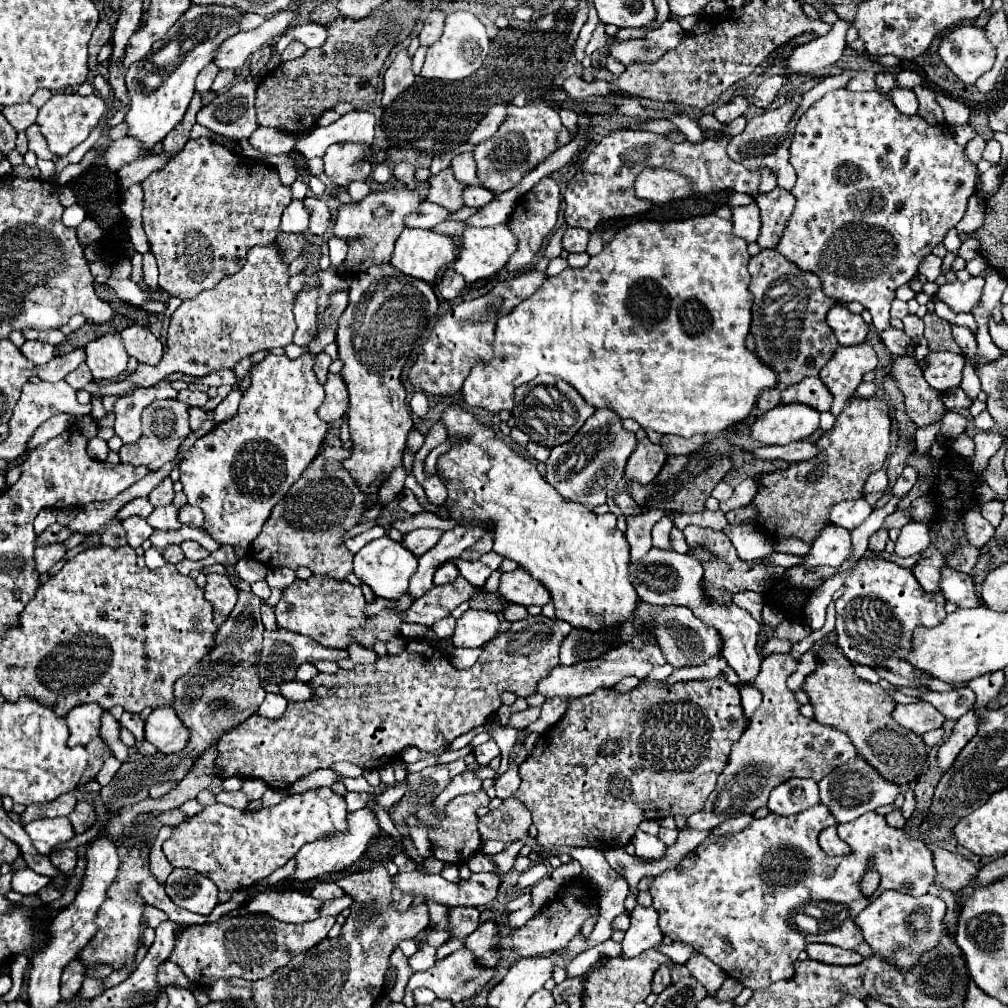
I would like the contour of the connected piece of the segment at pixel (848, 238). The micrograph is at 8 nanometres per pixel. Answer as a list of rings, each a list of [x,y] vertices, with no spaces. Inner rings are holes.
[[[839,88],[833,92],[827,92],[821,100],[817,100],[815,104],[811,104],[811,108],[799,118],[797,122],[797,132],[791,140],[791,148],[789,148],[789,162],[797,172],[797,184],[793,186],[793,196],[797,198],[793,216],[783,232],[783,238],[779,242],[779,252],[795,262],[799,268],[803,270],[811,270],[815,272],[821,282],[823,282],[823,290],[827,296],[835,298],[841,304],[849,304],[853,300],[861,302],[873,316],[873,326],[875,332],[881,340],[881,332],[887,330],[889,324],[889,306],[895,298],[895,290],[903,284],[907,284],[915,274],[917,274],[917,266],[923,260],[923,256],[927,256],[937,244],[943,242],[947,230],[951,226],[955,226],[965,212],[967,200],[971,194],[975,194],[975,164],[967,164],[967,158],[963,156],[963,148],[955,144],[951,130],[945,124],[929,124],[927,120],[923,120],[919,114],[915,116],[907,116],[903,112],[899,112],[893,104],[893,100],[887,94],[881,94],[877,90],[871,92],[851,92],[847,88]]]

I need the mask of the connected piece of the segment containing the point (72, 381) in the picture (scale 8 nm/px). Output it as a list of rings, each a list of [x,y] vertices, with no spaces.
[[[81,364],[75,372],[67,374],[67,376],[65,376],[65,380],[67,380],[67,384],[69,384],[69,386],[73,386],[75,390],[83,390],[87,384],[91,384],[91,382],[93,382],[93,376],[91,376],[91,372],[89,372],[87,364]]]

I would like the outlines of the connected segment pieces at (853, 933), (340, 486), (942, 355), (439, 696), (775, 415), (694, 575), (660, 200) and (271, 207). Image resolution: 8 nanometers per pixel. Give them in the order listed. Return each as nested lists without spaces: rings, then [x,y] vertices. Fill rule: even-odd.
[[[817,804],[815,808],[807,808],[807,812],[793,816],[769,814],[761,820],[753,820],[749,828],[729,840],[705,838],[705,842],[699,844],[675,870],[663,872],[651,884],[649,892],[653,896],[653,908],[659,912],[659,928],[671,940],[695,946],[695,950],[705,954],[731,978],[739,980],[745,988],[751,990],[765,990],[783,978],[791,978],[793,962],[809,942],[857,948],[863,942],[863,932],[855,924],[855,918],[865,906],[877,900],[883,890],[899,890],[921,896],[929,890],[937,872],[933,866],[931,850],[921,840],[905,836],[903,830],[891,828],[885,818],[875,812],[867,812],[847,824],[837,824],[837,832],[841,840],[851,846],[851,854],[827,856],[821,850],[817,838],[827,826],[833,824],[837,824],[837,820],[831,816],[829,808]],[[871,866],[875,872],[879,872],[881,882],[871,896],[865,896],[861,892],[861,878]],[[809,902],[819,908],[819,918],[813,916],[817,922],[817,936],[803,930],[793,920],[795,912]]]
[[[325,446],[317,458],[275,504],[269,520],[263,524],[261,534],[252,542],[251,553],[269,568],[287,566],[297,570],[299,566],[309,568],[313,574],[325,574],[337,580],[345,580],[353,572],[353,554],[345,546],[345,534],[357,526],[371,504],[377,500],[379,484],[371,484],[365,496],[357,486],[355,478],[343,468],[343,462],[351,456],[349,448]]]
[[[929,352],[925,358],[925,380],[929,382],[931,388],[937,392],[947,392],[951,388],[957,388],[961,384],[961,370],[965,366],[963,354],[953,354],[953,352]]]
[[[539,614],[539,616],[527,616],[527,618],[523,618],[523,620],[511,622],[511,628],[509,628],[507,632],[503,632],[501,636],[493,638],[491,642],[487,642],[487,644],[483,646],[483,652],[481,652],[479,660],[477,660],[471,668],[467,668],[467,670],[455,668],[455,666],[451,664],[451,660],[449,660],[433,642],[427,644],[425,640],[413,640],[413,642],[409,642],[409,644],[405,646],[405,650],[403,650],[399,656],[391,656],[391,654],[379,656],[379,654],[377,654],[377,658],[375,658],[373,664],[357,664],[353,670],[339,670],[337,674],[323,674],[323,672],[319,672],[311,682],[307,682],[307,684],[313,688],[313,692],[315,692],[315,696],[313,696],[311,700],[307,700],[307,702],[293,702],[293,700],[289,700],[289,706],[287,706],[287,710],[285,710],[285,714],[283,714],[281,718],[273,718],[273,720],[271,720],[271,718],[263,718],[263,716],[255,714],[255,716],[251,716],[251,720],[247,720],[245,724],[239,724],[239,728],[233,728],[231,732],[227,732],[227,736],[223,736],[223,740],[219,740],[219,744],[217,744],[219,756],[217,756],[217,760],[215,760],[217,776],[219,776],[221,780],[233,778],[233,776],[241,776],[241,778],[259,778],[259,780],[263,780],[263,782],[265,782],[267,786],[271,786],[271,788],[285,790],[285,788],[293,786],[299,778],[305,778],[305,776],[309,776],[311,772],[315,772],[315,770],[319,770],[319,768],[331,768],[335,762],[343,762],[343,760],[345,760],[345,762],[357,764],[357,766],[361,766],[361,768],[381,768],[381,766],[393,762],[393,760],[397,758],[397,754],[399,754],[403,748],[409,748],[409,746],[415,746],[415,748],[425,750],[425,752],[435,752],[435,750],[439,750],[441,746],[447,746],[449,742],[453,742],[457,736],[469,732],[471,728],[481,726],[481,724],[487,720],[487,716],[491,716],[491,714],[501,706],[501,704],[499,704],[499,692],[509,690],[509,692],[515,692],[517,696],[523,696],[523,698],[529,696],[529,694],[533,694],[533,692],[535,692],[535,684],[537,684],[543,676],[547,676],[547,672],[549,672],[553,666],[559,664],[559,644],[561,644],[561,640],[563,640],[569,632],[571,632],[571,626],[569,626],[567,622],[557,620],[557,618],[551,620],[551,618],[543,616],[543,614]]]
[[[781,404],[757,418],[751,432],[761,444],[791,444],[819,428],[819,412],[805,404]]]
[[[651,548],[643,560],[631,564],[631,584],[639,594],[639,600],[649,604],[677,604],[687,606],[701,622],[713,626],[721,636],[721,654],[729,662],[729,666],[739,674],[739,684],[751,682],[759,674],[761,656],[757,652],[757,636],[759,622],[737,604],[717,604],[703,588],[703,566],[693,562],[687,554],[665,552],[659,548]]]
[[[643,170],[635,182],[635,194],[653,204],[665,204],[691,194],[691,181],[671,170]]]
[[[211,138],[189,140],[163,170],[149,174],[141,186],[145,192],[145,234],[159,264],[159,286],[181,300],[195,298],[203,290],[211,290],[221,278],[239,272],[249,248],[271,244],[279,234],[281,214],[291,202],[291,188],[279,182],[275,168],[243,164],[231,150]]]

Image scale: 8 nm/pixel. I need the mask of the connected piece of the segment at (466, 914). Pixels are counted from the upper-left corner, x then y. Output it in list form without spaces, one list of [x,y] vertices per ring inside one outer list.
[[[451,908],[449,910],[449,934],[451,938],[467,938],[479,926],[477,908]]]

